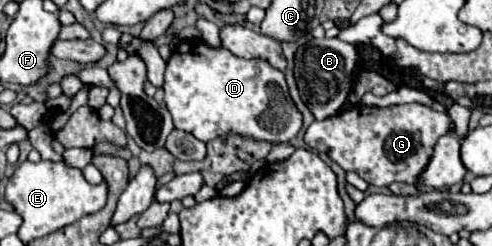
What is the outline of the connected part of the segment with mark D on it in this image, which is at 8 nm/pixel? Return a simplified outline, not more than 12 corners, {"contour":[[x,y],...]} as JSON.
{"contour":[[200,39],[166,67],[174,127],[284,143],[302,129],[282,71]]}

